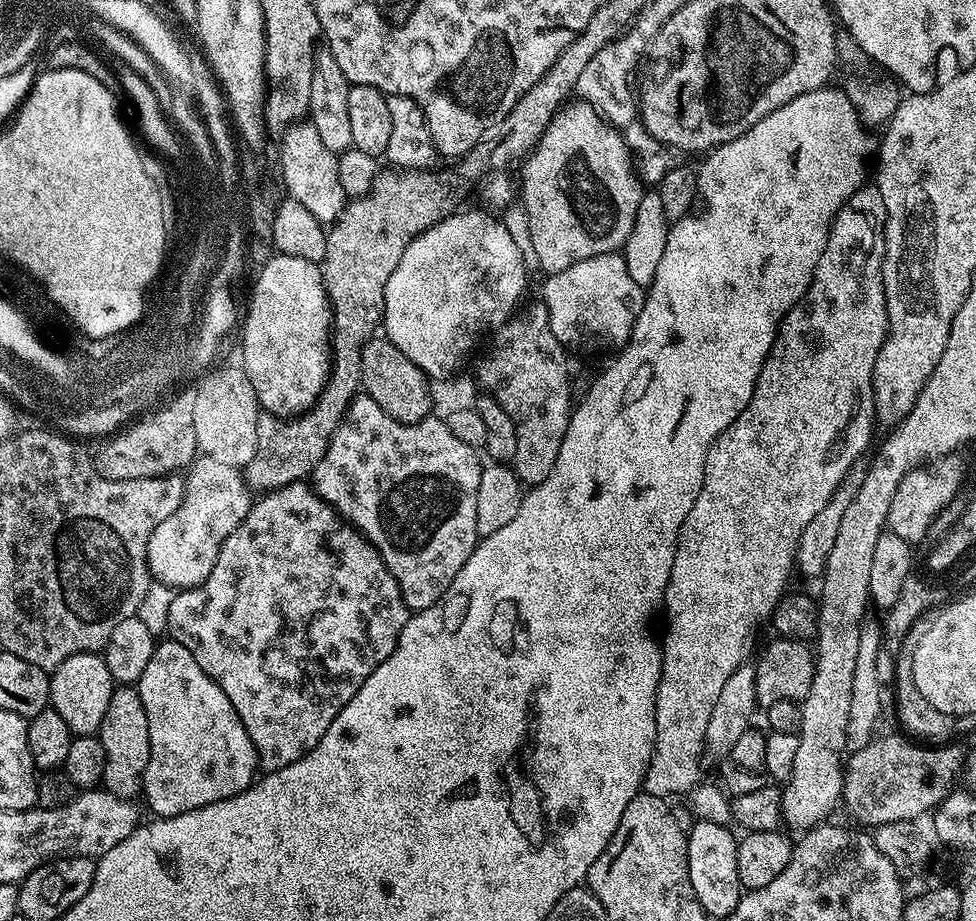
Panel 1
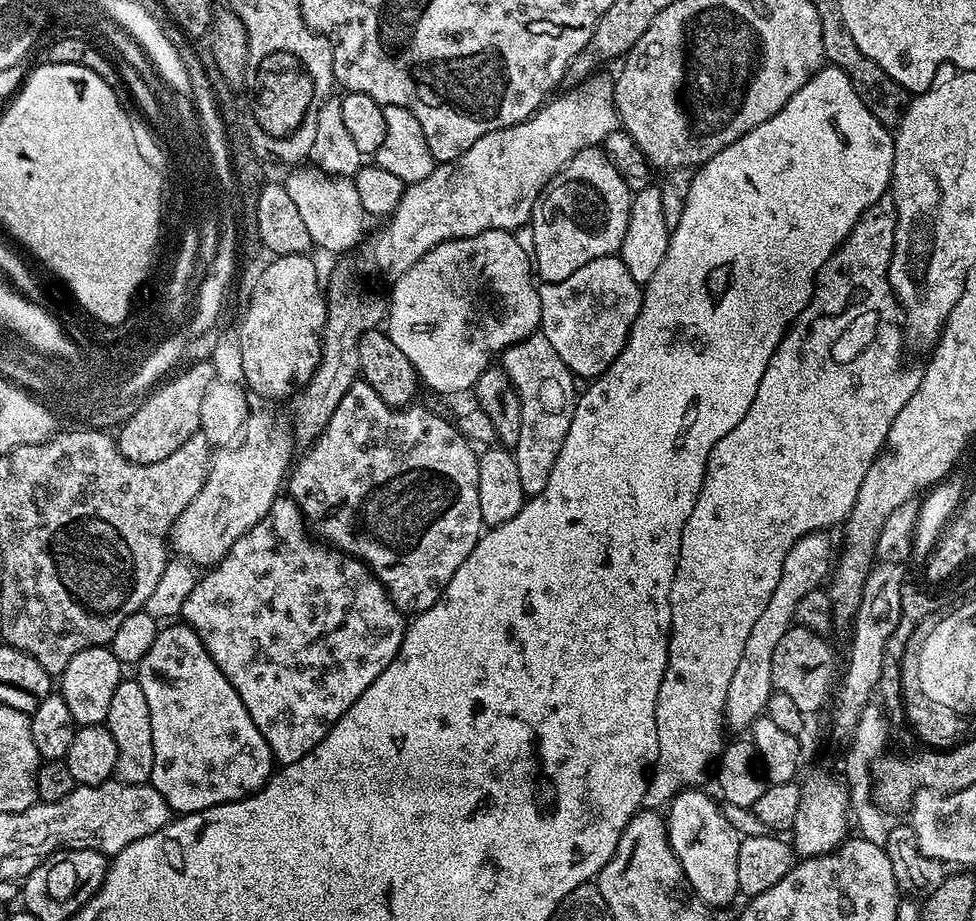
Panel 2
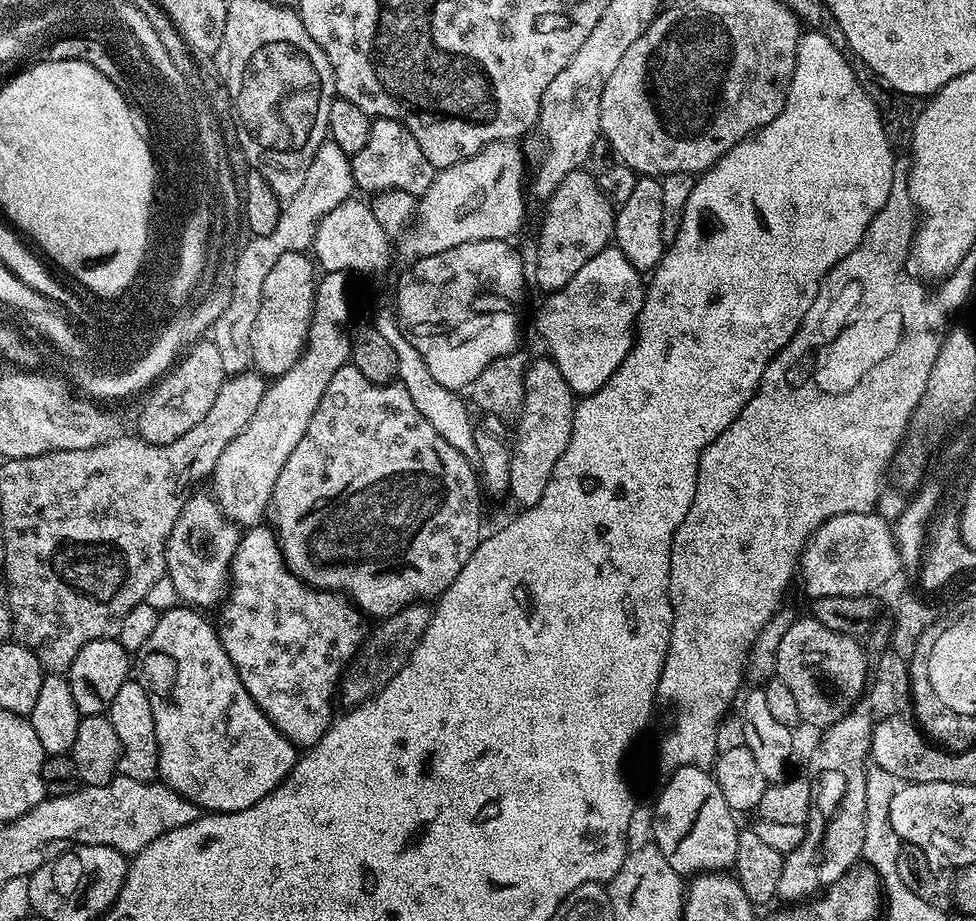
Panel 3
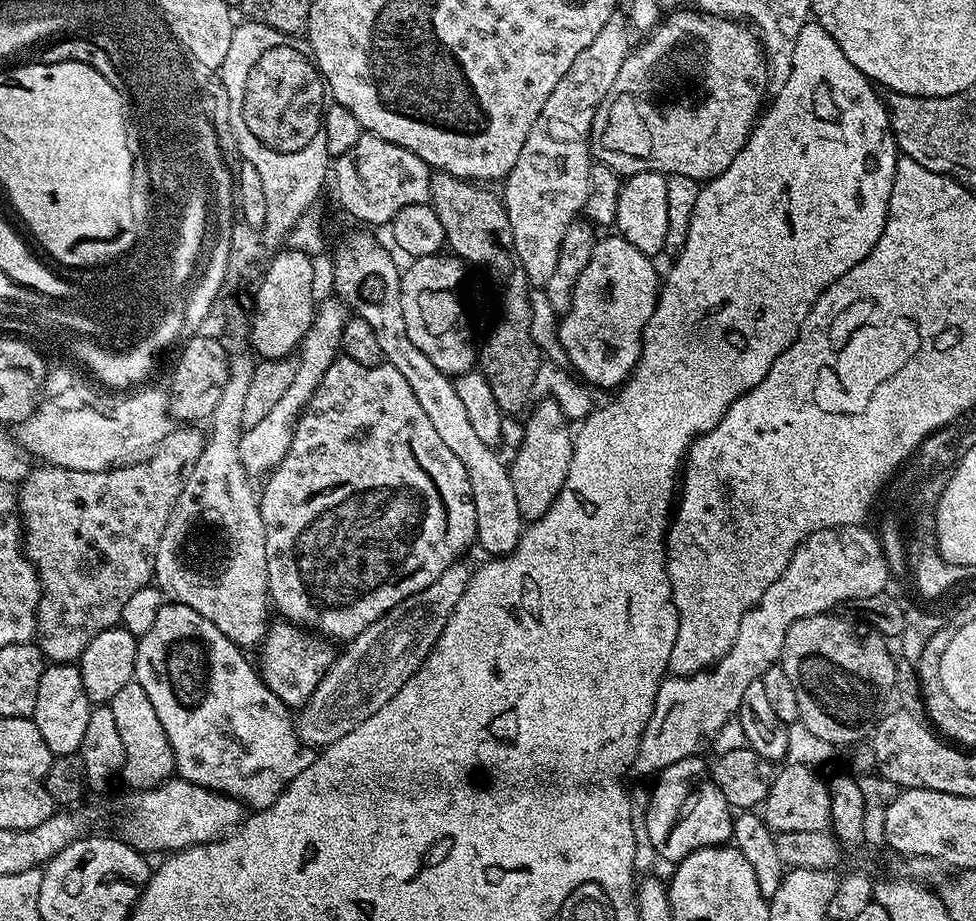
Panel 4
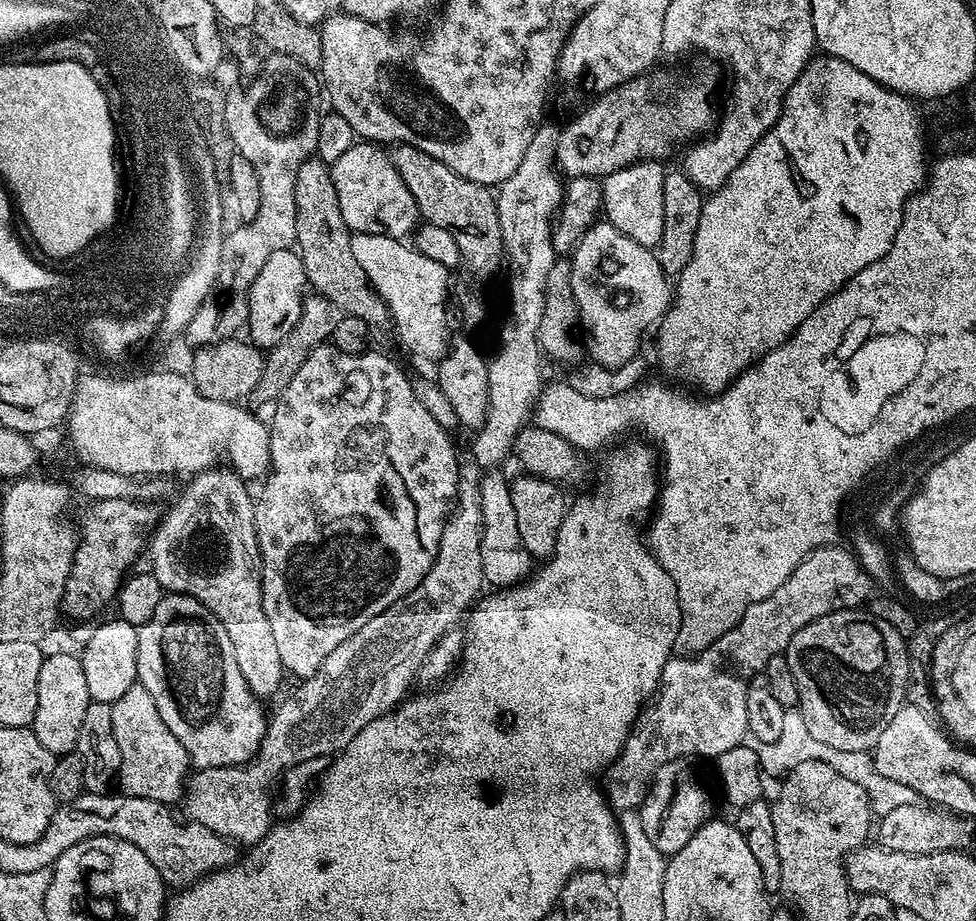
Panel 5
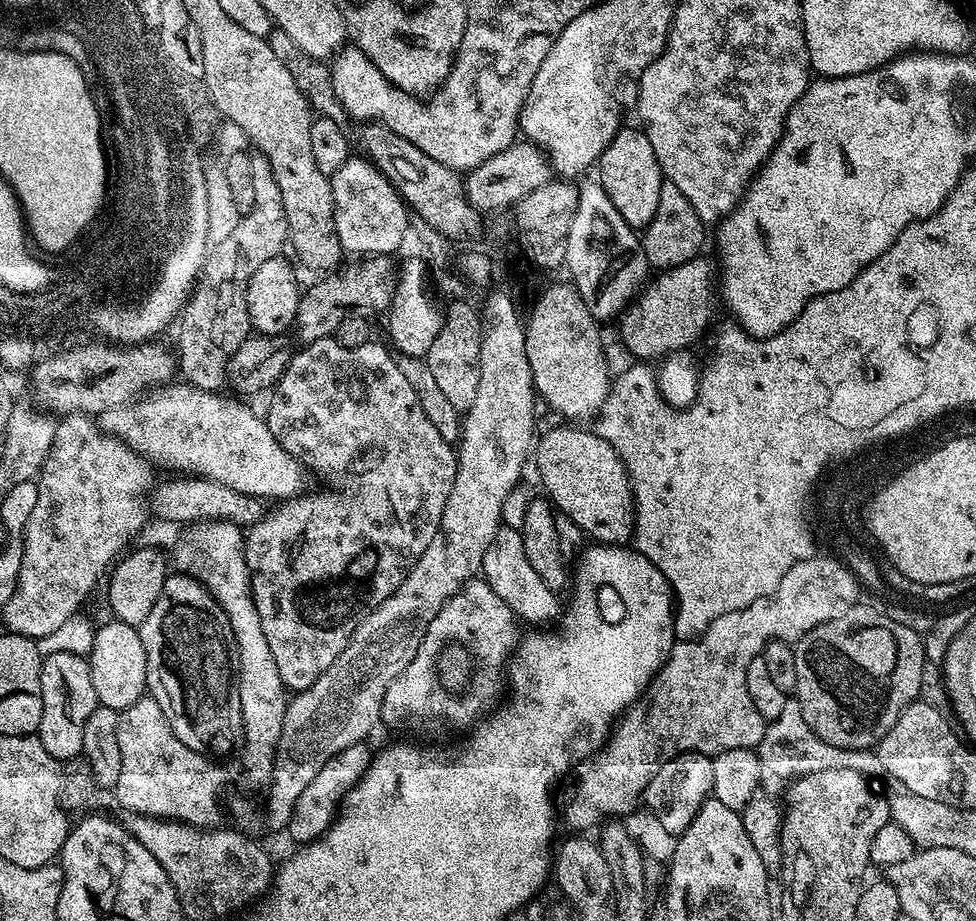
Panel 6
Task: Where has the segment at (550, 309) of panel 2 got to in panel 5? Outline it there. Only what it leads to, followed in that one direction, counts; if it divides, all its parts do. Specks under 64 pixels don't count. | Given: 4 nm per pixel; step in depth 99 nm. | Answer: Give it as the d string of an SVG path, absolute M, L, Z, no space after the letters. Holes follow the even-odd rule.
M596 222L587 233L581 236L571 253L572 279L570 285L577 302L579 312L579 327L585 328L592 337L589 338L586 352L601 368L614 369L622 366L632 356L641 351L640 339L648 327L655 325L664 317L672 303L674 288L666 279L664 272L658 266L655 251L638 246L634 238L626 238L622 230L613 224Z

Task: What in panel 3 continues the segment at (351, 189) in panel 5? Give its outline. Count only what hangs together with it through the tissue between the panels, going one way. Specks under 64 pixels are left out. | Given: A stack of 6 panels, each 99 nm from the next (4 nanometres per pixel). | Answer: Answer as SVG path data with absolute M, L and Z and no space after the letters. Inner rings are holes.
M382 118L373 119L370 138L358 154L350 157L352 161L352 177L359 191L377 194L396 190L423 194L436 177L437 169L432 167L430 158L422 154L422 146L410 130L396 120Z

